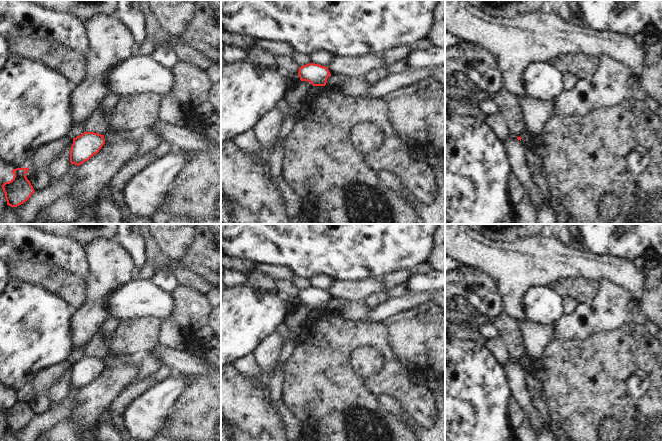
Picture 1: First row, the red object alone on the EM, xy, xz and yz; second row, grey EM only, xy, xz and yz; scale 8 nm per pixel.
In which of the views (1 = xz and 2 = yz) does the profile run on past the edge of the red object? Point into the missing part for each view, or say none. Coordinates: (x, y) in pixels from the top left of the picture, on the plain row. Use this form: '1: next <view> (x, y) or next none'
1: next none
2: next none

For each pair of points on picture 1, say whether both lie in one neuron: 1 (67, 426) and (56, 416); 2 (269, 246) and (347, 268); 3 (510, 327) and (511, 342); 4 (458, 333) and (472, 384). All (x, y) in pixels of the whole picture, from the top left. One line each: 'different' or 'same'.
1: different
2: same
3: same
4: different

